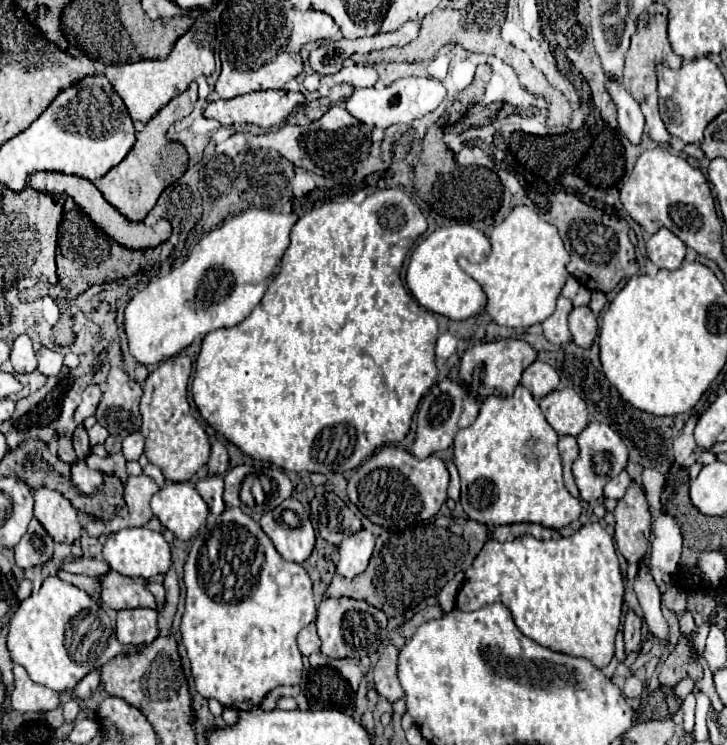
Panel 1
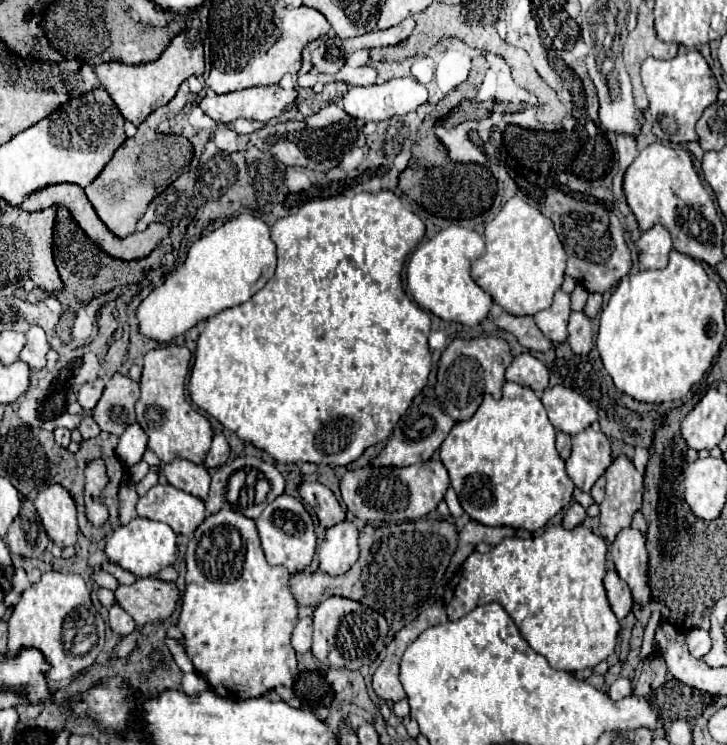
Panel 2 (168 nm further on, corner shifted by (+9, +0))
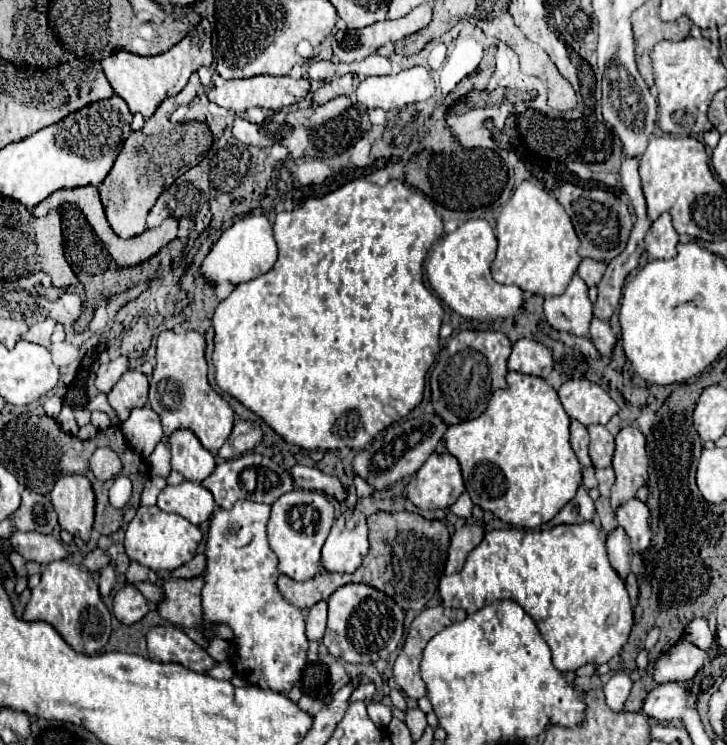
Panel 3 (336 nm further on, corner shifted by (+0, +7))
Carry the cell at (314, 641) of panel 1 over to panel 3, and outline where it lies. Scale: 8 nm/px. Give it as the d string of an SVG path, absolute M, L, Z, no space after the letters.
M318 601L316 605L310 607L308 617L306 617L306 637L308 637L308 641L322 641L324 631L326 631L326 611L328 611L326 601Z

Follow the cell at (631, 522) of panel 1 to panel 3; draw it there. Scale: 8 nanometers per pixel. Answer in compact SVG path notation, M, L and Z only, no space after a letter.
M628 425L622 427L616 435L614 451L614 471L616 483L612 487L612 507L618 507L632 499L638 487L648 481L648 453L646 439L640 429Z

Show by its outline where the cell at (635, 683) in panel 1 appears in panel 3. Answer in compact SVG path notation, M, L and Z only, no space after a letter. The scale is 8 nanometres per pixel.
M616 673L610 677L610 681L604 685L604 695L606 695L606 705L612 711L622 711L628 695L632 689L632 679L628 673Z

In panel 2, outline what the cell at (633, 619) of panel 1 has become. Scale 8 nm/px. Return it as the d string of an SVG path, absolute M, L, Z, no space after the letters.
M607 570L605 590L607 590L607 598L609 598L613 614L619 620L623 620L631 612L631 606L633 606L633 598L631 598L629 586L617 576L615 570Z

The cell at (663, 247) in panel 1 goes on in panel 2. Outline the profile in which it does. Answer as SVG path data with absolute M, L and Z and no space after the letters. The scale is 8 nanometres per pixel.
M655 224L653 228L649 228L647 232L641 234L639 262L645 268L665 268L669 264L671 250L673 250L673 246L671 246L669 232L661 224Z

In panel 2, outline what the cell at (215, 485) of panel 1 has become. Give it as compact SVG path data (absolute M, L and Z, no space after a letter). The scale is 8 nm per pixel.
M173 460L171 464L165 464L165 478L171 486L189 492L201 500L207 500L211 476L203 466L187 460Z

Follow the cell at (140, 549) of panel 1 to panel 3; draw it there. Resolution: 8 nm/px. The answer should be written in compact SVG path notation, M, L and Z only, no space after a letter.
M140 507L136 517L128 523L124 549L132 561L154 569L158 573L170 573L190 561L196 555L198 543L202 541L202 533L196 525L176 513L160 511L158 507Z

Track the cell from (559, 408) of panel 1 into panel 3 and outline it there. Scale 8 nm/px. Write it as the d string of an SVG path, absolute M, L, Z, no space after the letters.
M588 379L566 381L558 389L558 395L566 413L582 425L606 425L618 413L616 401L600 385Z

